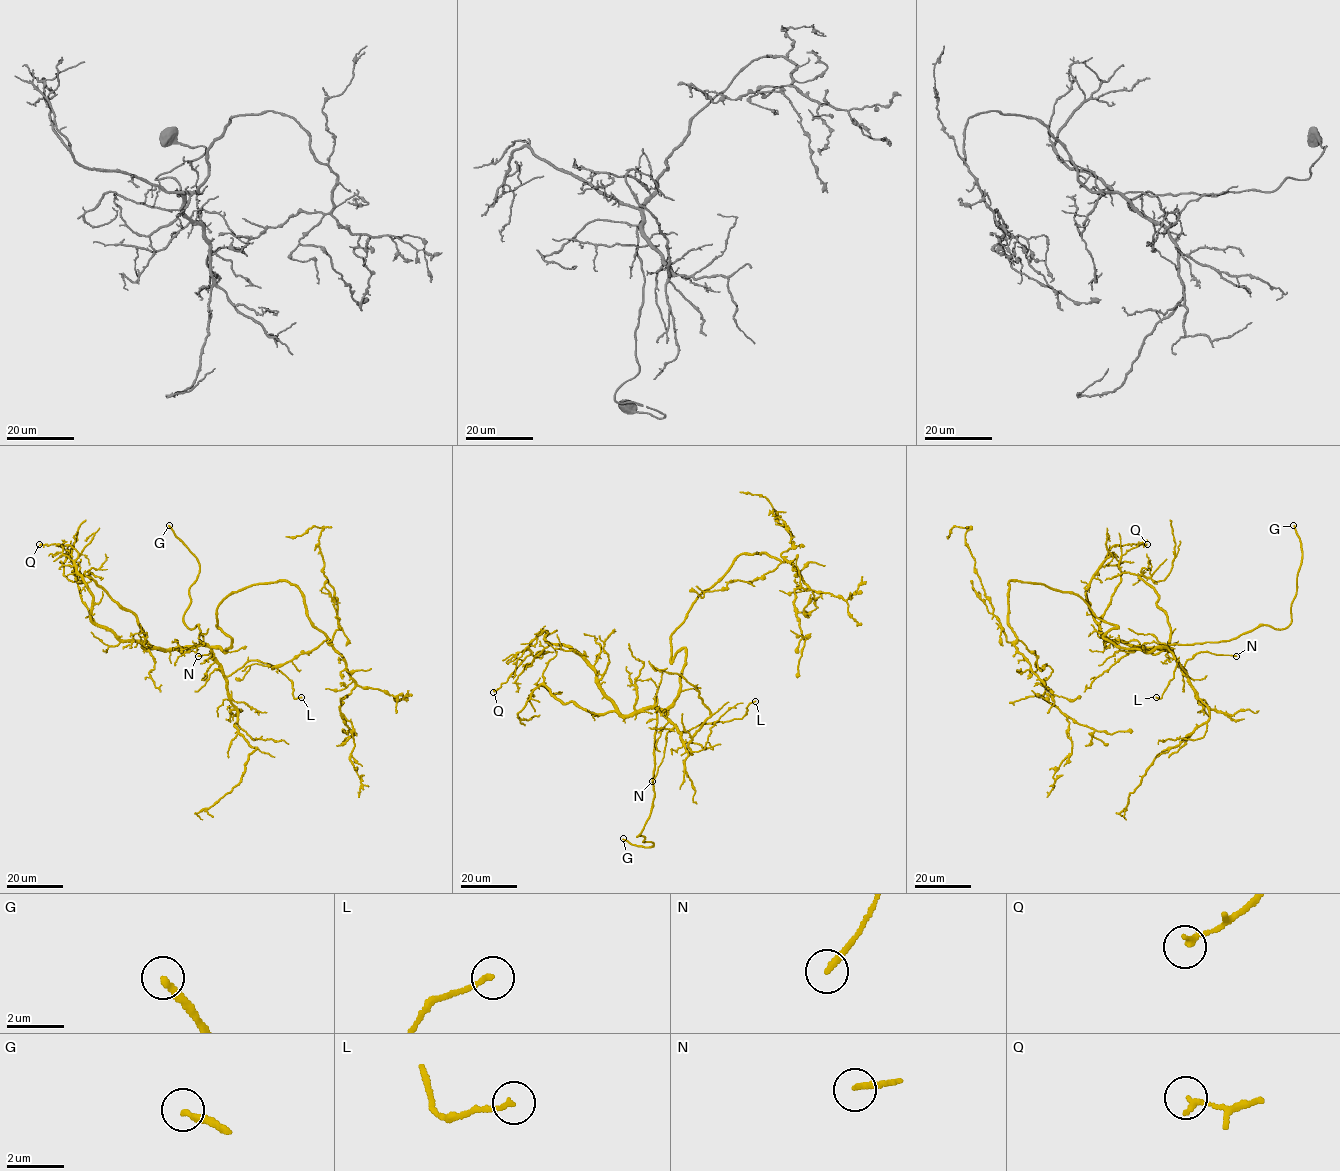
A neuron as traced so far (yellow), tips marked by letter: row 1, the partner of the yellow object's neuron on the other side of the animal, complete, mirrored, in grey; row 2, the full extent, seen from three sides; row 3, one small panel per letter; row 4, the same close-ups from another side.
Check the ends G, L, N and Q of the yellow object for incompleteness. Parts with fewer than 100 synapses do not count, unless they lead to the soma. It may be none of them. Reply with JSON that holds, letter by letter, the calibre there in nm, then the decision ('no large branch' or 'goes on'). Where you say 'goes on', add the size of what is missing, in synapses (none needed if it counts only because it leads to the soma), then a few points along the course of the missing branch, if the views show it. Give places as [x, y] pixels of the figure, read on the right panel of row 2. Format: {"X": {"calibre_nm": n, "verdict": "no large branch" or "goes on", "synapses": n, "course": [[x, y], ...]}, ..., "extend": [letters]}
{"G": {"calibre_nm": 240, "verdict": "goes on", "course": [[1293, 525], [1293, 512]]}, "L": {"calibre_nm": 180, "verdict": "no large branch"}, "N": {"calibre_nm": 200, "verdict": "no large branch"}, "Q": {"calibre_nm": 200, "verdict": "no large branch"}, "extend": ["G"]}

